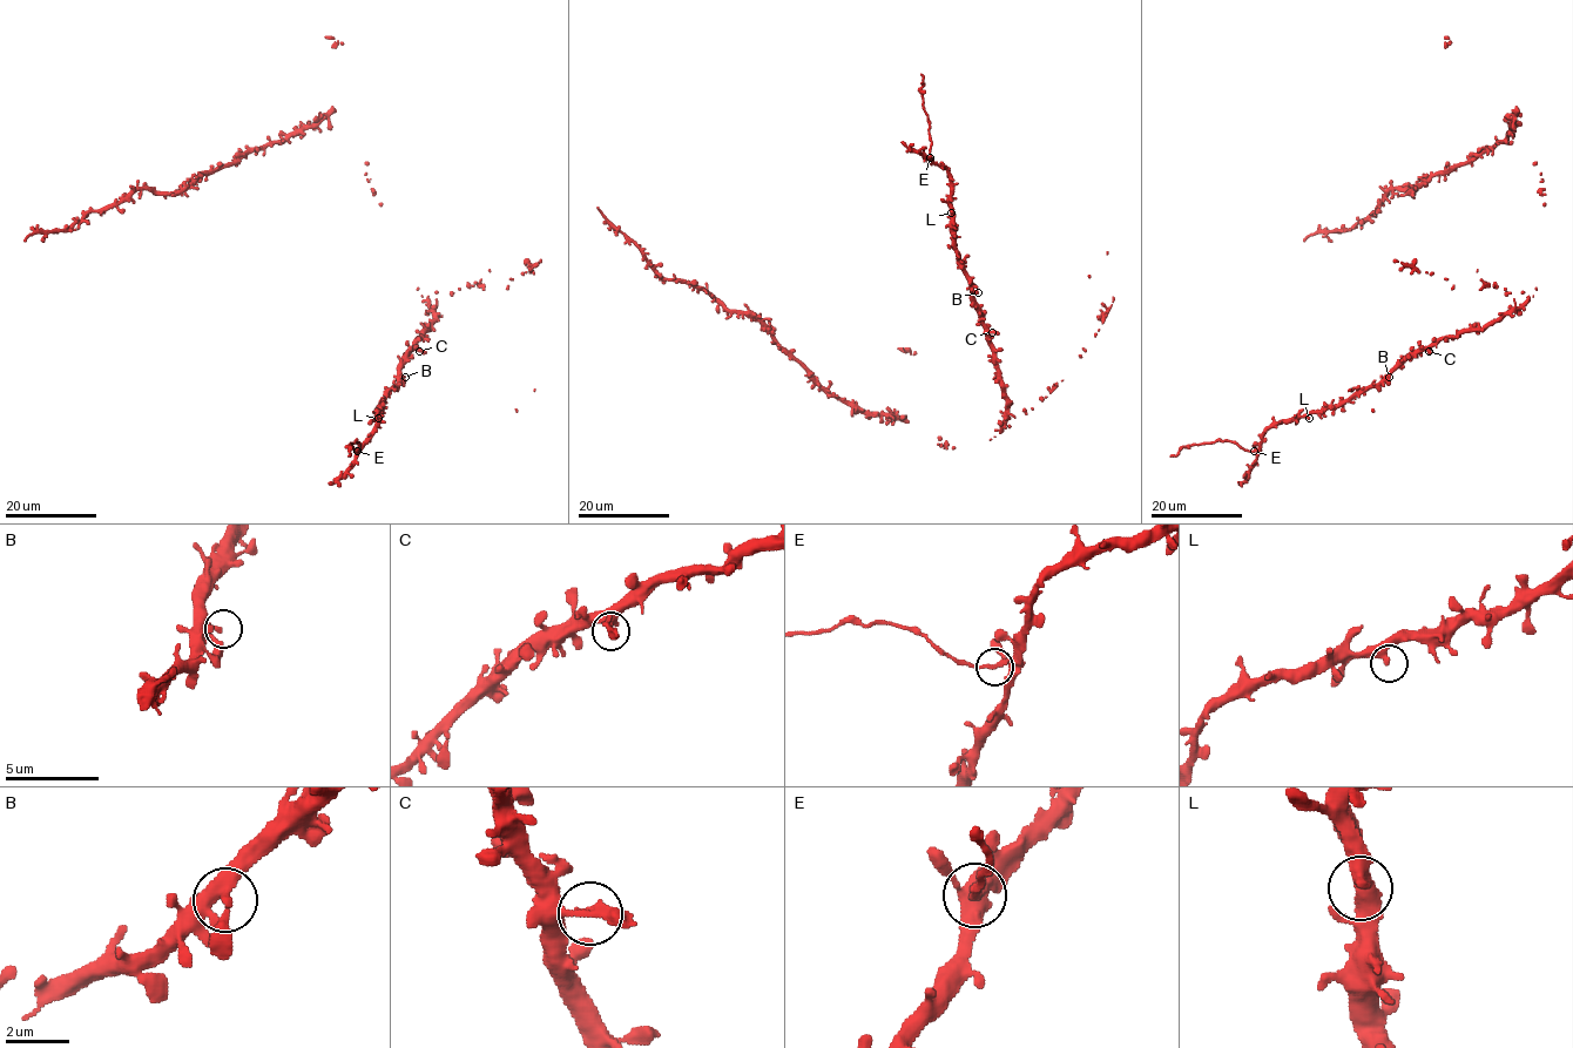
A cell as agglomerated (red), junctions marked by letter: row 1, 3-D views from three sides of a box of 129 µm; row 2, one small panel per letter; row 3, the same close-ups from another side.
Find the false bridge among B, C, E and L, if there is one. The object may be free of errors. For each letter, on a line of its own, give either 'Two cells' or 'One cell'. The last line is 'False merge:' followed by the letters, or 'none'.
B: One cell
C: One cell
E: Two cells
L: One cell
False merge: E

